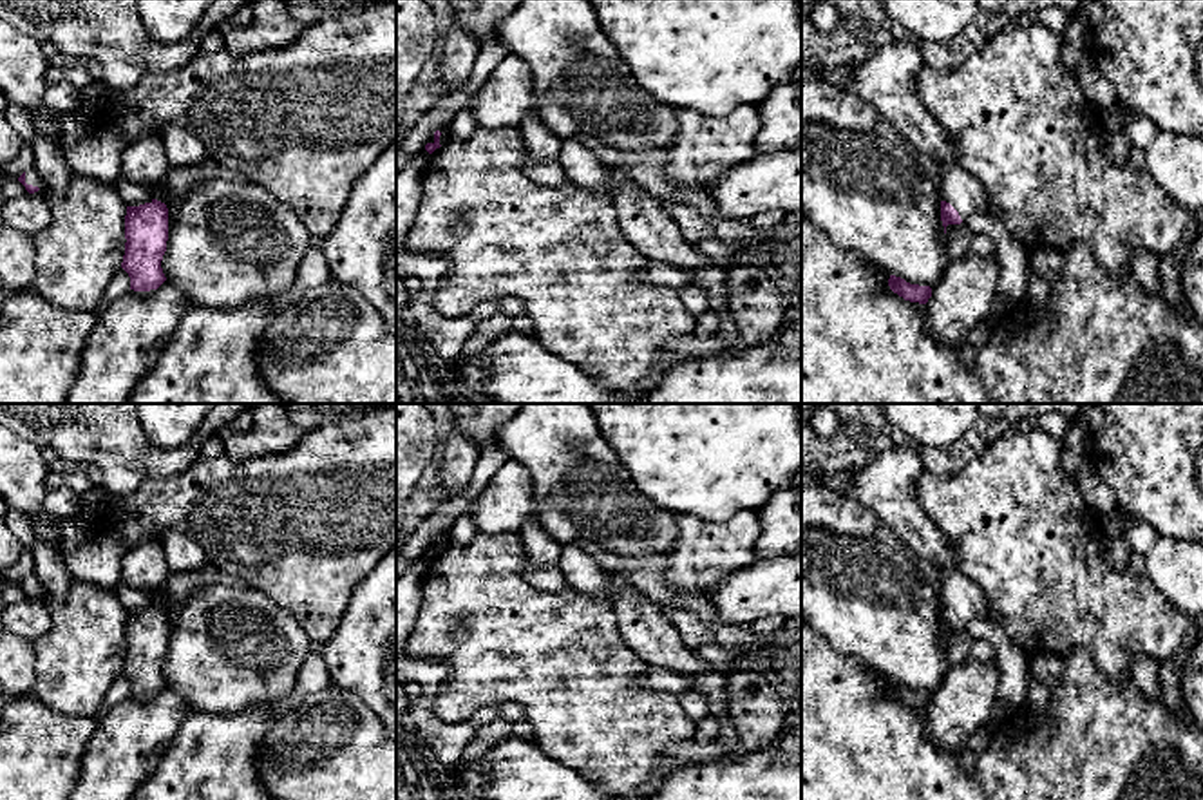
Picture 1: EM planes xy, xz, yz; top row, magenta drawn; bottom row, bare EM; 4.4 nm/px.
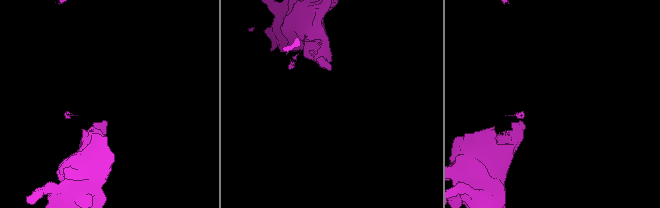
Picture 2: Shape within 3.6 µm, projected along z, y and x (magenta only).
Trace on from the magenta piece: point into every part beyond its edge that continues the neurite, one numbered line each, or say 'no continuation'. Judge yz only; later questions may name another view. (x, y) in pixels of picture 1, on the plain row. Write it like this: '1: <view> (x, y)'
1: yz (959, 594)

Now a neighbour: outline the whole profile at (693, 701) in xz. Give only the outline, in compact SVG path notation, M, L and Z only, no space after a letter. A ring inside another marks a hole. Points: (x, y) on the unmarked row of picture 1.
M691 688L691 690L684 691L684 693L680 693L678 700L680 700L682 710L693 720L700 720L700 719L711 715L707 699L706 699L704 691L700 691L698 688Z

